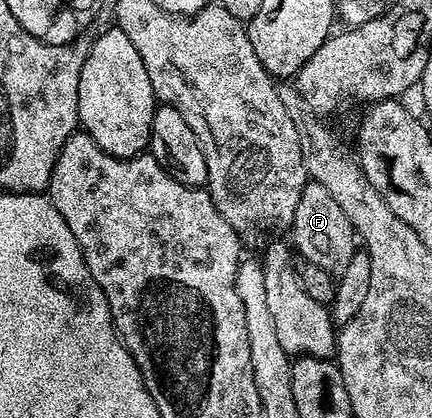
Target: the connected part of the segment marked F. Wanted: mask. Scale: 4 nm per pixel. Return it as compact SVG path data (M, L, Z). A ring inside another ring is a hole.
M308 181L303 188L303 196L299 196L299 208L295 208L295 216L291 227L292 245L296 253L311 264L319 264L323 272L340 276L351 264L351 256L355 249L355 228L347 220L343 208L339 208L339 200L331 196L331 192L322 182Z

